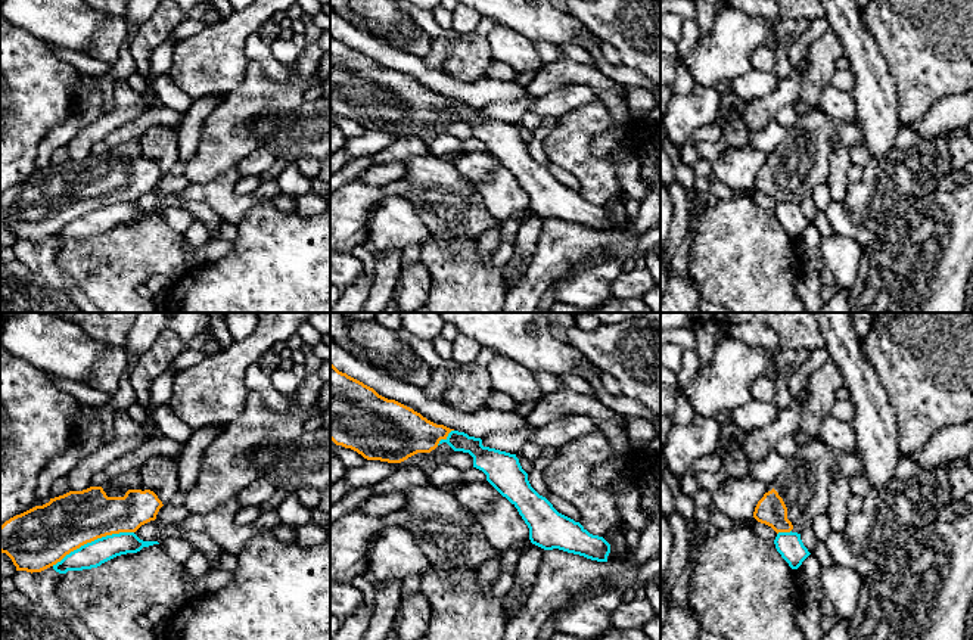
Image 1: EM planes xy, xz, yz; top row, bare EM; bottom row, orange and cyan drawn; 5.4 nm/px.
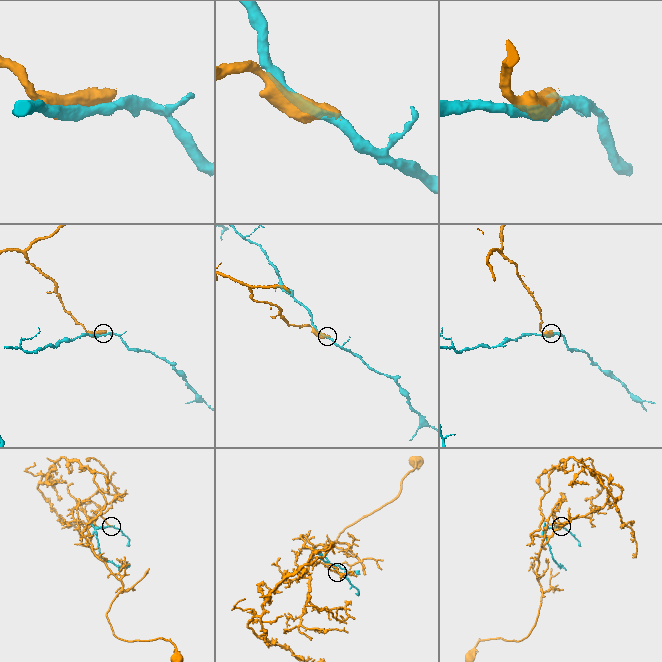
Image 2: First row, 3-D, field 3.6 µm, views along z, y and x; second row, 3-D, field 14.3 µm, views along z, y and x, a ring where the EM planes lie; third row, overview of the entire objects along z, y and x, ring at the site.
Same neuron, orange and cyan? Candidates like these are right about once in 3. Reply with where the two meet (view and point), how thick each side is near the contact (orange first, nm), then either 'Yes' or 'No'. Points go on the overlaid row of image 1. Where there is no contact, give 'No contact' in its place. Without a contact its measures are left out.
Touches orange at xy (92, 540). Thickness 320 nm (orange) against 140 nm. No

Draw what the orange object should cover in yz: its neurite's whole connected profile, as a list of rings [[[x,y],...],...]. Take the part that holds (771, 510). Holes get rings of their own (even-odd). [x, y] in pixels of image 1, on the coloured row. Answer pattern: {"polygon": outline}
{"polygon": [[[812,438],[798,447],[795,457],[758,501],[753,518],[778,532],[798,532],[829,512],[836,476],[865,475],[859,453],[845,453]]]}

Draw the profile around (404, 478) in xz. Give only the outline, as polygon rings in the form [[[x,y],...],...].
[[[402,466],[386,479],[377,482],[374,491],[382,495],[394,491],[407,491],[419,485],[429,485],[428,475],[417,467]]]

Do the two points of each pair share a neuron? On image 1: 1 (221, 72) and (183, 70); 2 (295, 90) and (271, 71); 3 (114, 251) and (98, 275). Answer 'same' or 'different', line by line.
1: same
2: different
3: same

